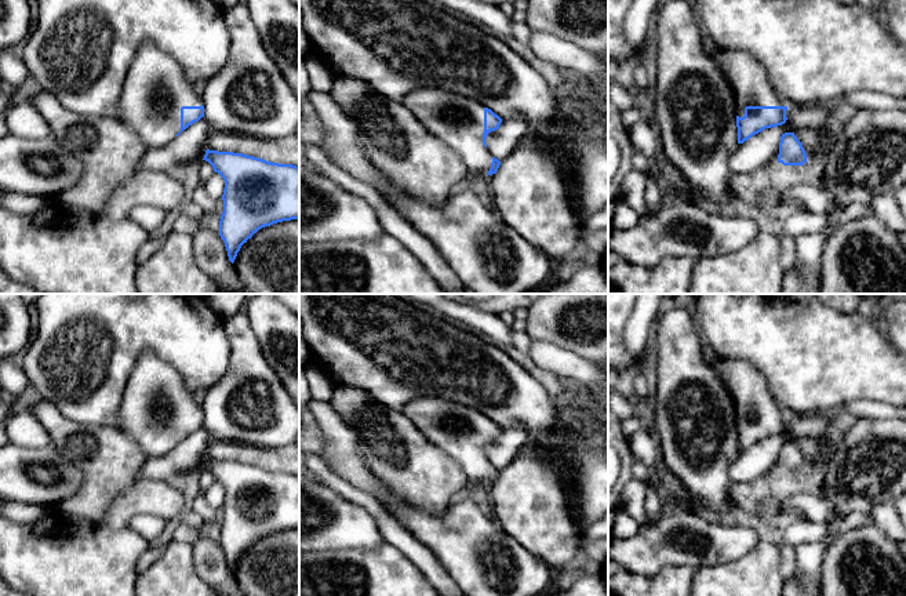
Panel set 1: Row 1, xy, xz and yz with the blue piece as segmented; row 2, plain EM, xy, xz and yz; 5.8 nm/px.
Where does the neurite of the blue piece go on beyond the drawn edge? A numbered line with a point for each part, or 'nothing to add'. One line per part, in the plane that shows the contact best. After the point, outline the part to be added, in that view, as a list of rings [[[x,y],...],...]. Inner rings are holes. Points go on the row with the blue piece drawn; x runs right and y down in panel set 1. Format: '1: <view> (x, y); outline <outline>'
1: yz (748, 77); outline [[[720,48],[712,57],[734,91],[736,116],[743,117],[746,106],[786,106],[765,68],[747,51]]]

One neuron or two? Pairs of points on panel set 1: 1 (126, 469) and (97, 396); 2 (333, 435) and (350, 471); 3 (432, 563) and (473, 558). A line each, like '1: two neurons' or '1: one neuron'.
1: two neurons
2: one neuron
3: two neurons

